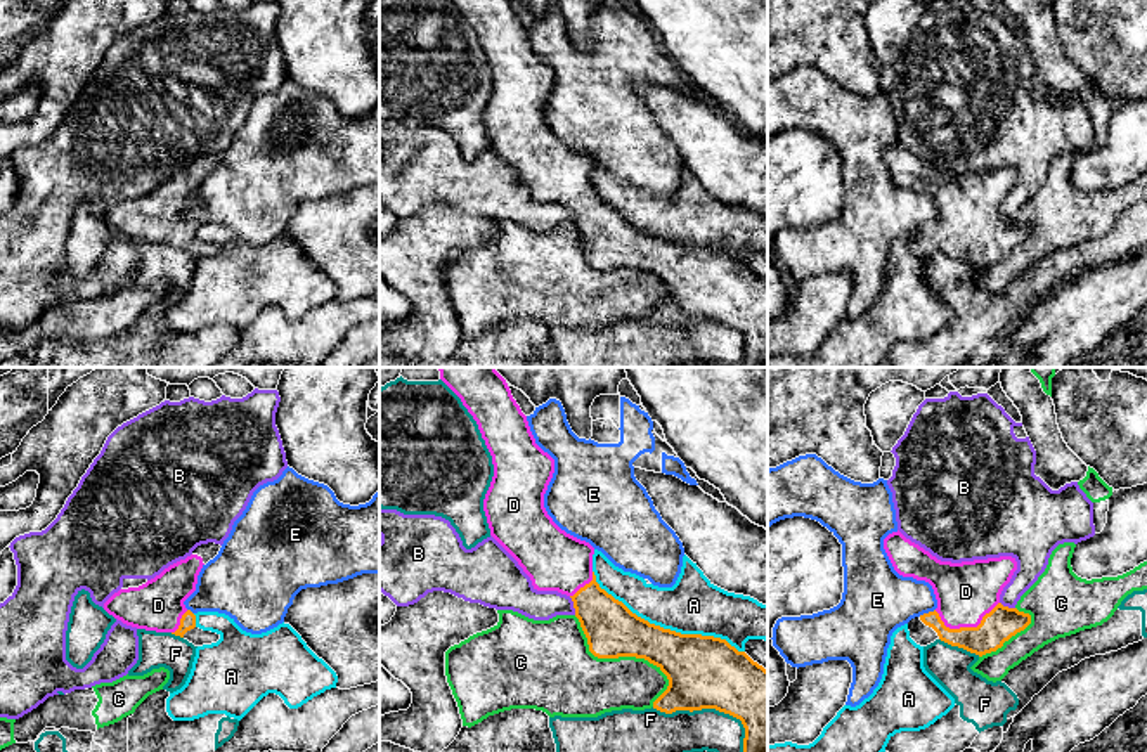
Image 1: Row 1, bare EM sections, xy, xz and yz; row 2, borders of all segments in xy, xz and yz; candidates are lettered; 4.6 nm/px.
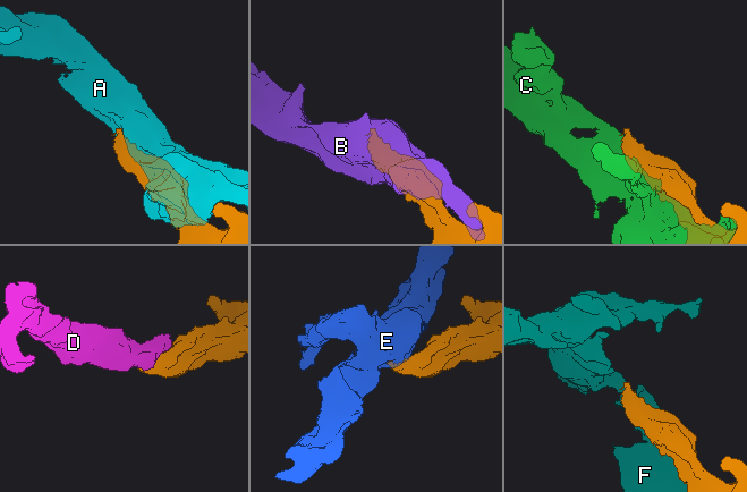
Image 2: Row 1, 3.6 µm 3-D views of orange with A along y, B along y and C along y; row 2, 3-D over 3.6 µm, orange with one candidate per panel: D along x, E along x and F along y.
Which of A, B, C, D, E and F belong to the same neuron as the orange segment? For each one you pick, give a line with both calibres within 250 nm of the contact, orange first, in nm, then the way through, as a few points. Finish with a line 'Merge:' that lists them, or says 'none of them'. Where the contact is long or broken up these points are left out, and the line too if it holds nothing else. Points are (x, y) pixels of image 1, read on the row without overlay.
D: Thickness 160 nm (orange) against 280 nm
Merge: D

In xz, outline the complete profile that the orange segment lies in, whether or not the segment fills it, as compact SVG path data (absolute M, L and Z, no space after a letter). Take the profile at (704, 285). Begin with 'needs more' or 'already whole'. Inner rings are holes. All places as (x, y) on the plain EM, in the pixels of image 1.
needs more | M450 0L473 28L492 68L494 88L483 111L490 147L518 173L537 203L558 203L574 213L575 229L598 270L636 269L657 277L669 291L653 321L716 321L742 333L743 367L768 367L768 282L726 251L681 246L632 225L596 194L594 159L561 142L544 120L544 106L554 85L554 71L544 64L530 43L527 28L509 0Z

